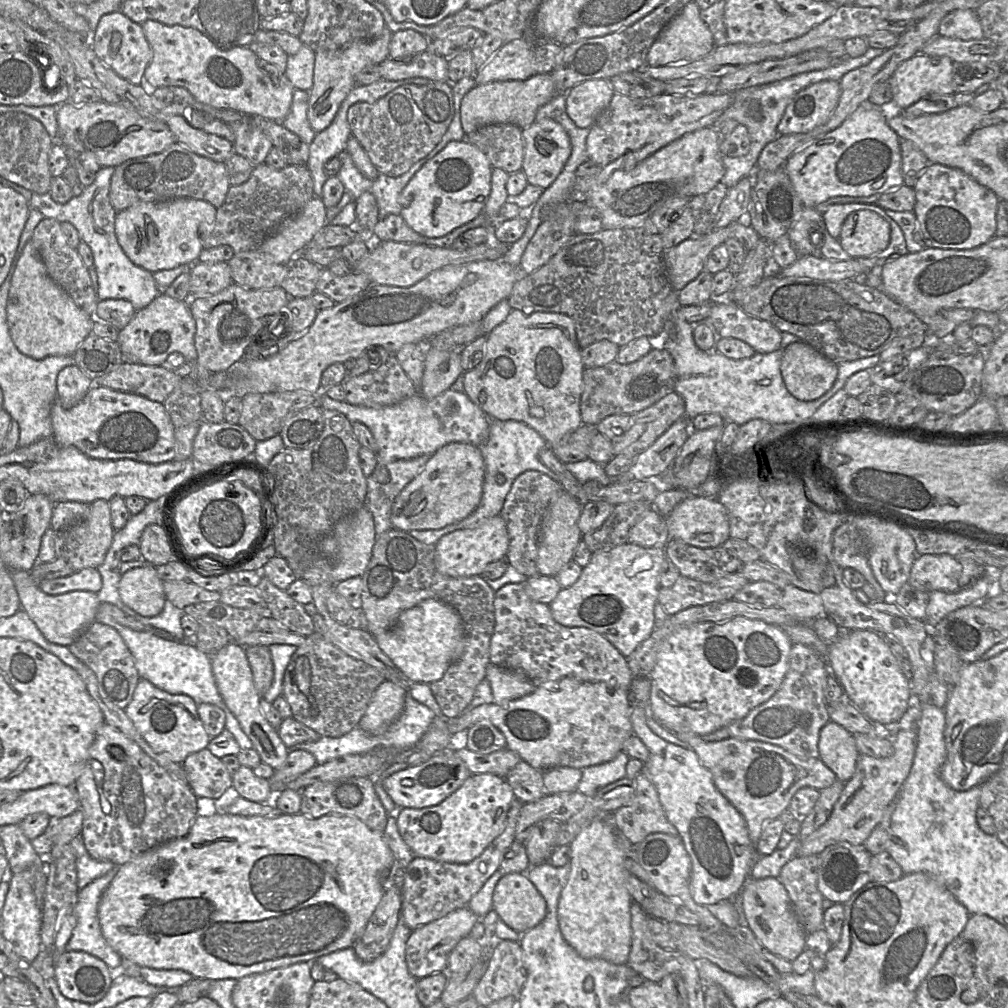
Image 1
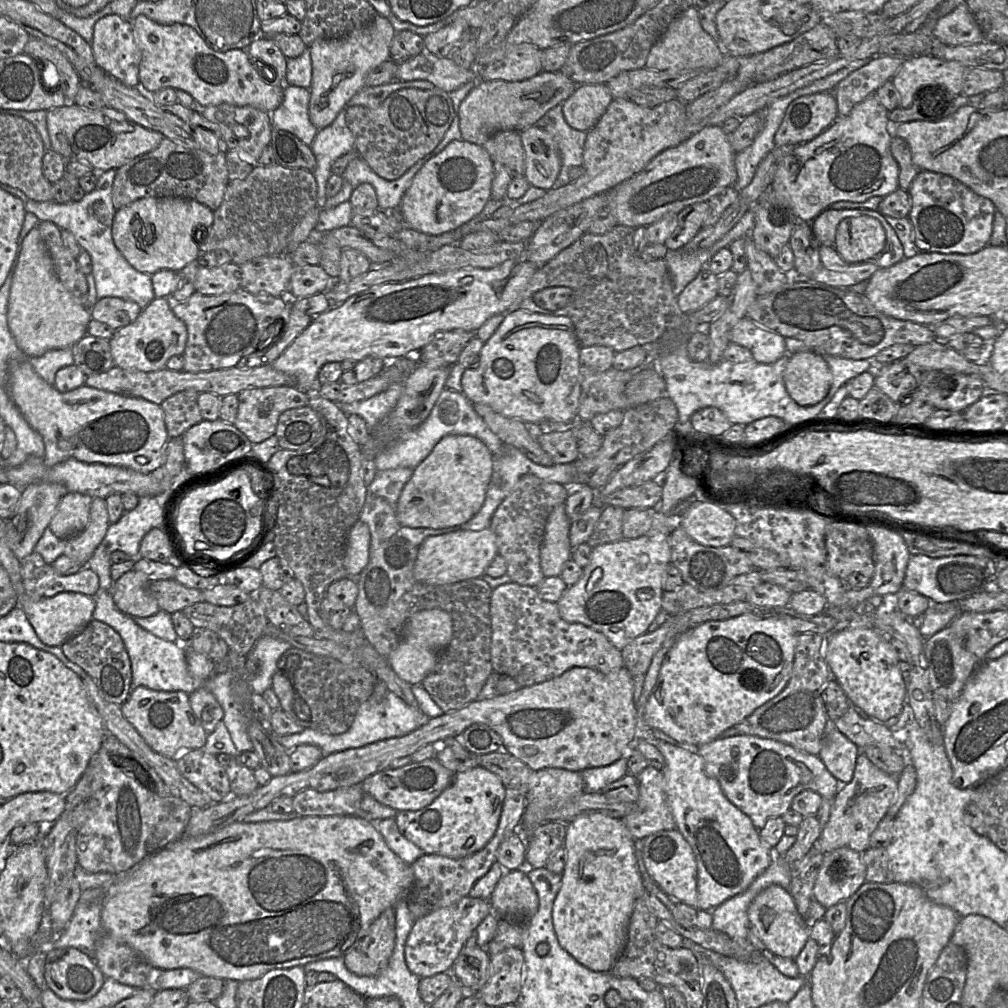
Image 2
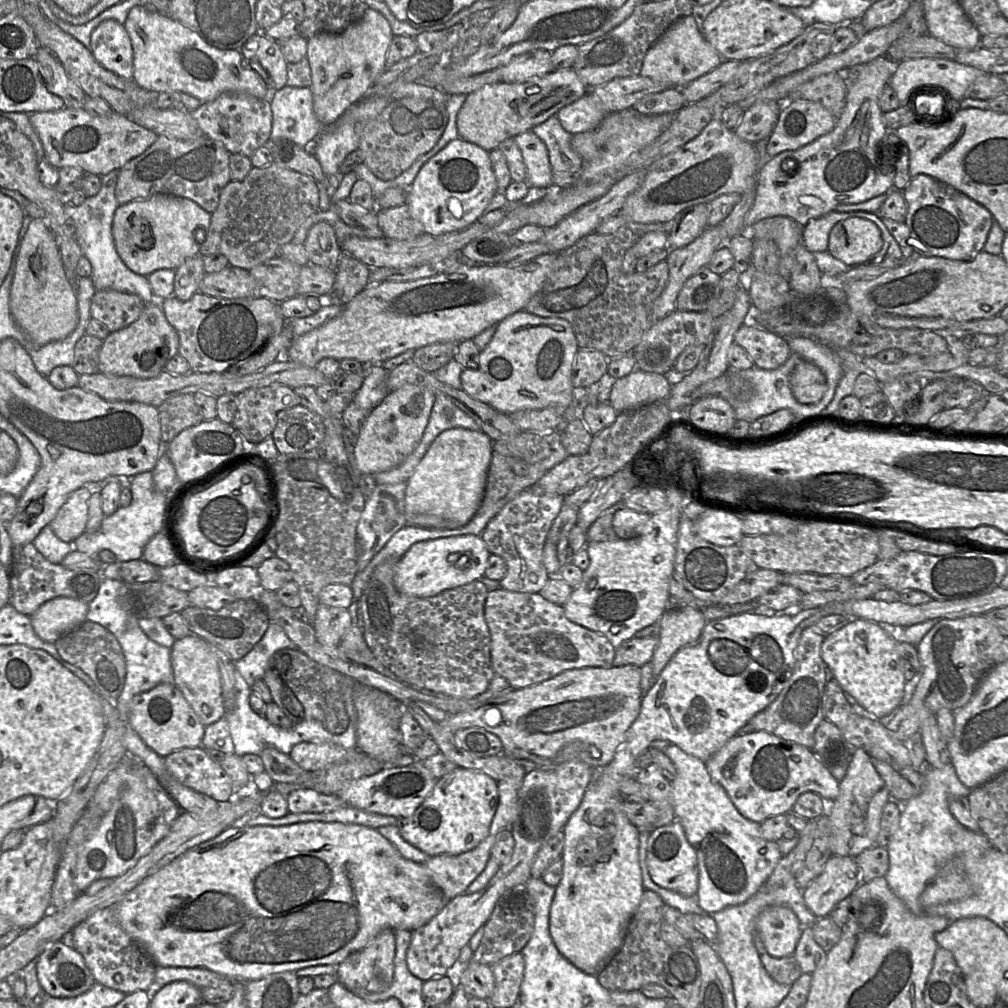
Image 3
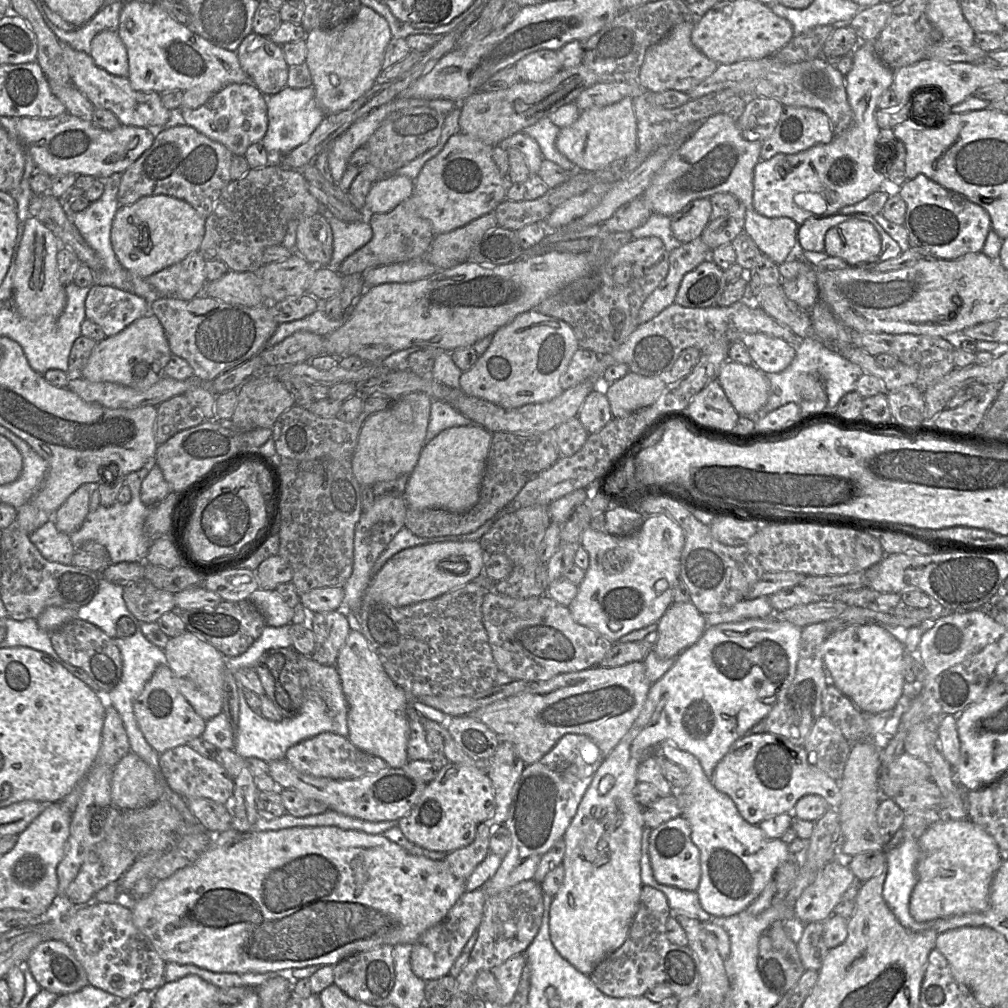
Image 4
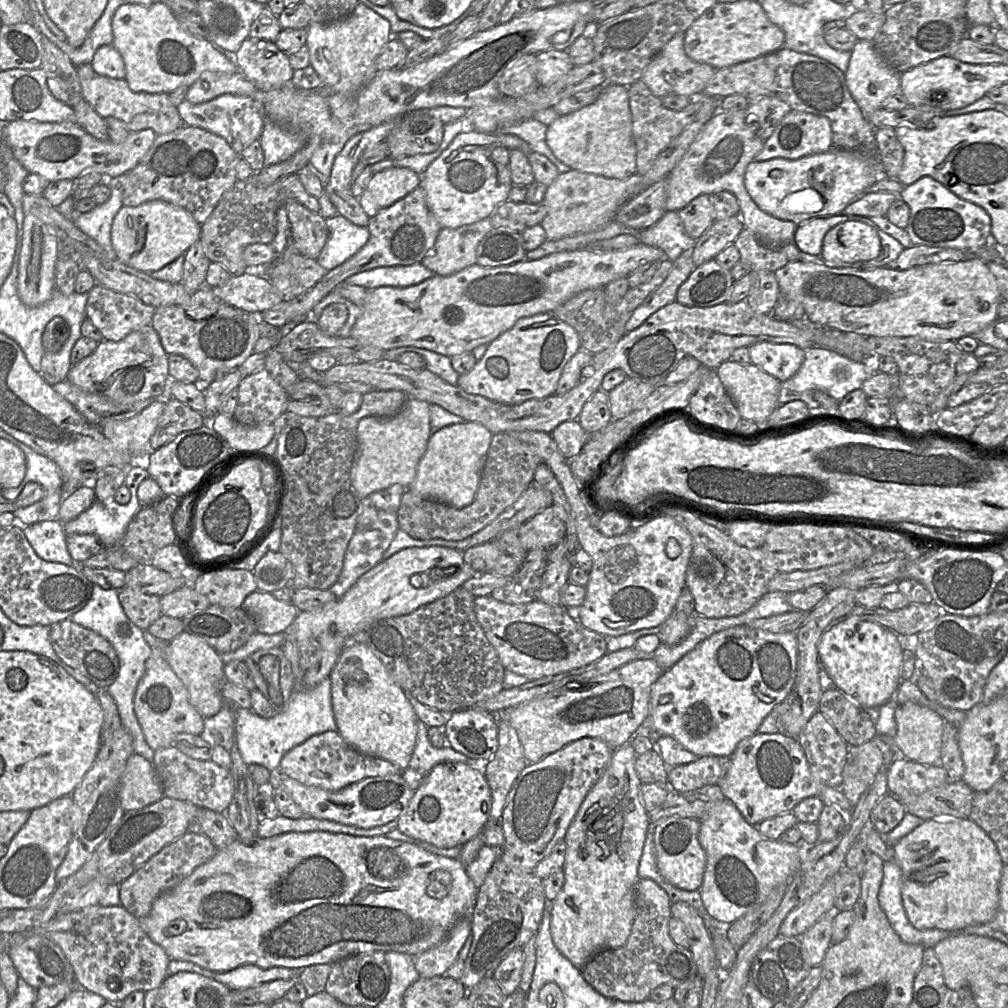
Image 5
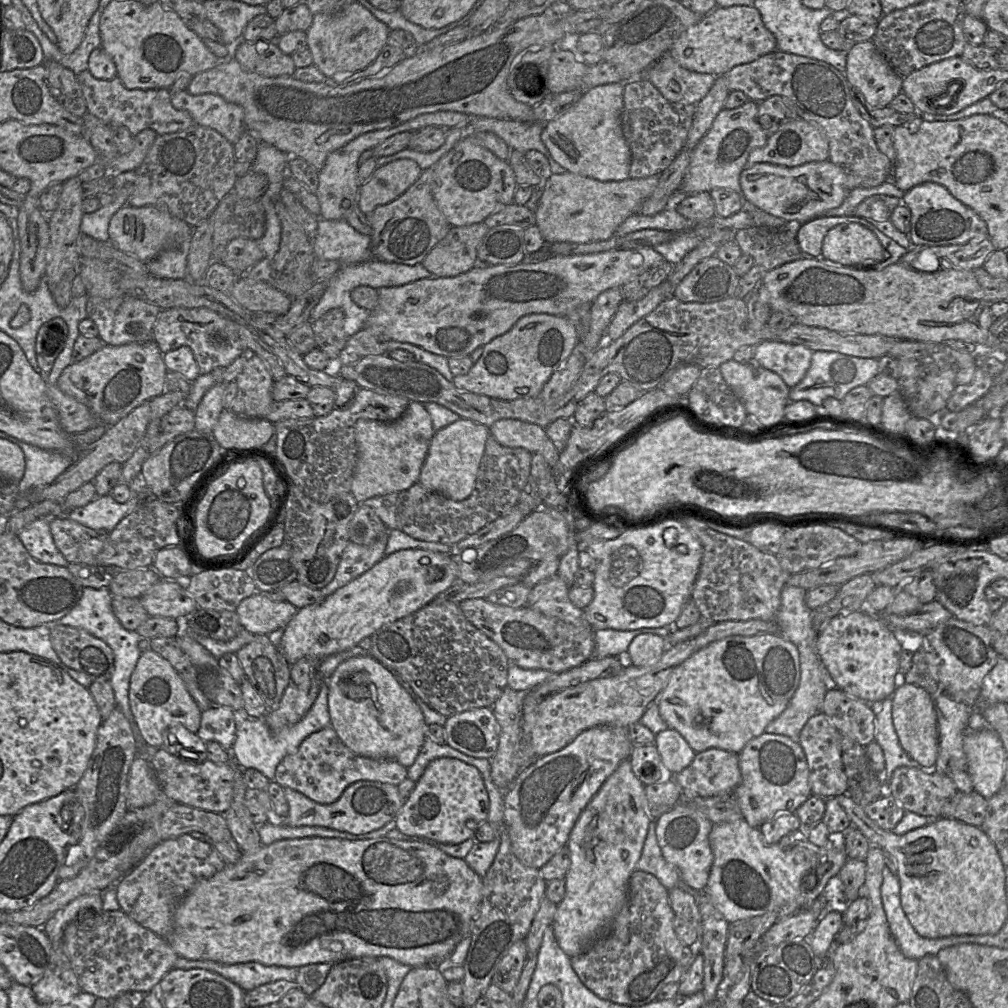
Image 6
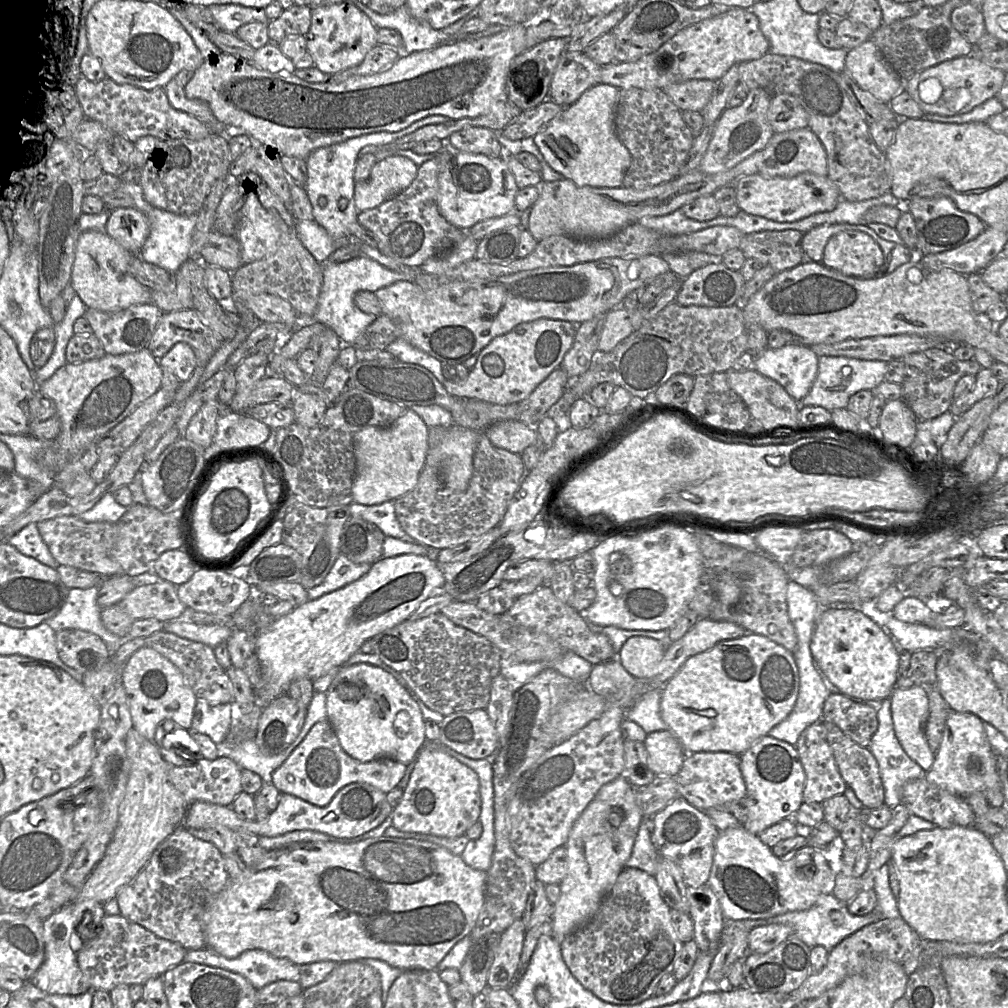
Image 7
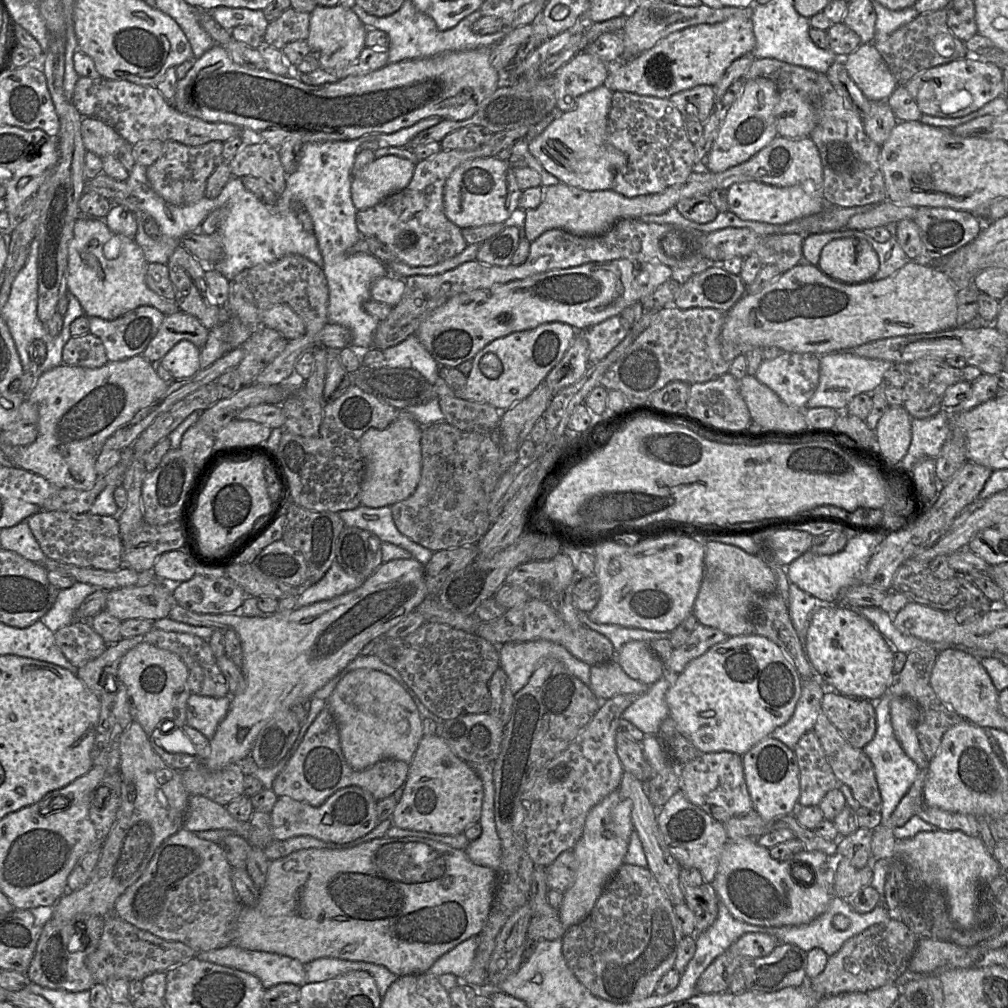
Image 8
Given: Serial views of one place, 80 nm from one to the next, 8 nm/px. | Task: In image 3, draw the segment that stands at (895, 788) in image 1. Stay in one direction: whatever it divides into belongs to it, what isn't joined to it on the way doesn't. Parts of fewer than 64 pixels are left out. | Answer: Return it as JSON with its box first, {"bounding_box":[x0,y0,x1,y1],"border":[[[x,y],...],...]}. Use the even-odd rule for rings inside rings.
{"bounding_box":[827,748,891,858],"border":[[[862,748],[850,749],[848,770],[840,782],[840,794],[829,803],[827,815],[831,824],[830,847],[833,854],[855,858],[876,845],[883,809],[891,796],[873,758]]]}

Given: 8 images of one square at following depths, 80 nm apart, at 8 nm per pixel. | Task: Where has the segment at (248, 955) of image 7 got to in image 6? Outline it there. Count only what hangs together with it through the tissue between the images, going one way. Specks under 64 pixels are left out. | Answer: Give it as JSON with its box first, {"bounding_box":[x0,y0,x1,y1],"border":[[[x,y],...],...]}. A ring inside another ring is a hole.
{"bounding_box":[173,956,298,992],"border":[[[180,956],[177,957],[173,968],[206,969],[234,982],[245,992],[277,980],[296,981],[298,974],[296,967],[268,966],[259,962],[224,964],[212,960],[191,960]]]}

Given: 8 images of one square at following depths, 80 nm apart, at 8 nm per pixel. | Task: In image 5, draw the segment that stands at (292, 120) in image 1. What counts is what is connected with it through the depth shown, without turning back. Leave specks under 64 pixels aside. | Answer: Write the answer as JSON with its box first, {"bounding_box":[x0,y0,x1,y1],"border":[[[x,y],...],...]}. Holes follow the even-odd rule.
{"bounding_box":[259,118,305,165],"border":[[[265,118],[264,127],[259,137],[264,153],[264,165],[280,163],[305,145],[303,136],[291,133],[273,121]]]}

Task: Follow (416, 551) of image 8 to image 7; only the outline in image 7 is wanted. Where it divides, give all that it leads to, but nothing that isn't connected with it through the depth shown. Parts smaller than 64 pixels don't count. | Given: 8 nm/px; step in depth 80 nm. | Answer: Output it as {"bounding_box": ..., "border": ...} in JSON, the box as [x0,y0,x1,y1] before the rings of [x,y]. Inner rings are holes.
{"bounding_box":[350,501,418,543],"border":[[[395,501],[377,505],[363,505],[353,502],[350,505],[351,517],[357,517],[376,524],[385,536],[391,536],[409,543],[418,543],[401,527],[395,513]]]}

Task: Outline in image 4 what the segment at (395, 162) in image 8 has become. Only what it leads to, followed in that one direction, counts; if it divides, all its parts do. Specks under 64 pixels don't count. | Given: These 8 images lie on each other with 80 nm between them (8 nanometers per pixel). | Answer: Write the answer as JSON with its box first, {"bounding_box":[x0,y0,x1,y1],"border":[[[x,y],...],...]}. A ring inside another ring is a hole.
{"bounding_box":[363,173,414,214],"border":[[[396,173],[374,182],[365,200],[363,211],[368,214],[386,213],[412,196],[414,180]]]}

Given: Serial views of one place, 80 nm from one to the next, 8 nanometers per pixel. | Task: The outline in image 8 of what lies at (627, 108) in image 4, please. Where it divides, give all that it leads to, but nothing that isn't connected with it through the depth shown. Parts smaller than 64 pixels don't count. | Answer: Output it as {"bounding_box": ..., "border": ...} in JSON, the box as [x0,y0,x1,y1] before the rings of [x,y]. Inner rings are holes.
{"bounding_box":[528,85,627,191],"border":[[[601,85],[582,94],[574,109],[562,112],[537,137],[528,150],[560,182],[587,191],[609,190],[616,172],[627,163],[626,155],[608,141],[607,122],[613,91]]]}

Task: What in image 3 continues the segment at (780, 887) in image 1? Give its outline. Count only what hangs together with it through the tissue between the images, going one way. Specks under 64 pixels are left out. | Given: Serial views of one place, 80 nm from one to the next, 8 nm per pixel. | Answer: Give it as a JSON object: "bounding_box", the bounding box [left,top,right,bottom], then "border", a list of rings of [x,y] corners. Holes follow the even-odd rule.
{"bounding_box":[755,906,803,958],"border":[[[769,906],[759,914],[755,928],[767,952],[782,958],[794,955],[803,926],[789,907]]]}

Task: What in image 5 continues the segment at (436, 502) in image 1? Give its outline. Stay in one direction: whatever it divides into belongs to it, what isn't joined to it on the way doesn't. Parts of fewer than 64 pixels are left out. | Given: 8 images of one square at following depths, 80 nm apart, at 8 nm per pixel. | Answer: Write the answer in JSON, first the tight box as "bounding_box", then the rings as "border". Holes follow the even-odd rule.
{"bounding_box":[409,421,493,508],"border":[[[470,421],[451,424],[435,432],[428,441],[426,452],[418,464],[416,479],[409,488],[424,498],[455,508],[470,505],[479,487],[493,435],[484,425]]]}

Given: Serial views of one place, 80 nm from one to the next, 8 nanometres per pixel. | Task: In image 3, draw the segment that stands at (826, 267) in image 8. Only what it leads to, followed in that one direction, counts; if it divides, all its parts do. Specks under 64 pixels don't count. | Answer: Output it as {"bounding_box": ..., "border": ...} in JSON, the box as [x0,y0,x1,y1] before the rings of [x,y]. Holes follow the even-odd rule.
{"bounding_box":[827,218,882,268],"border":[[[848,218],[836,223],[830,233],[827,251],[849,268],[868,263],[882,248],[877,225],[862,218]]]}

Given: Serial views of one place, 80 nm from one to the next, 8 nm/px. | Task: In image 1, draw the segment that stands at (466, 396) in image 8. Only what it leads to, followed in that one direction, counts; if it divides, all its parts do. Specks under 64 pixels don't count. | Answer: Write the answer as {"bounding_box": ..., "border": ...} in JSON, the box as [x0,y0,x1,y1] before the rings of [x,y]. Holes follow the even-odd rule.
{"bounding_box":[463,308,583,448],"border":[[[512,308],[506,319],[487,334],[480,364],[463,373],[464,392],[490,418],[522,422],[537,431],[551,448],[564,435],[582,425],[580,399],[583,372],[581,348],[571,317],[563,313],[524,312]]]}

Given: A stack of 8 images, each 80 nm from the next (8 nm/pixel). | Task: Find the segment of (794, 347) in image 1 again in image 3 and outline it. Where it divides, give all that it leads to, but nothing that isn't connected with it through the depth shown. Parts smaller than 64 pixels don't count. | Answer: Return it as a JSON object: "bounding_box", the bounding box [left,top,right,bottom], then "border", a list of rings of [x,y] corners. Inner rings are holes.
{"bounding_box":[790,360,827,404],"border":[[[801,360],[790,374],[790,388],[799,403],[816,404],[827,390],[826,377],[818,366]]]}

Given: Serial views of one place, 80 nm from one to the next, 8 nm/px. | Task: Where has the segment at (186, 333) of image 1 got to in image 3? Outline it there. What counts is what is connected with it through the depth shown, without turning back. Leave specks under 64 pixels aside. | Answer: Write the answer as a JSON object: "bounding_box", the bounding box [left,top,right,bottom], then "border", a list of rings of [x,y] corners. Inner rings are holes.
{"bounding_box":[99,301,179,379],"border":[[[160,301],[146,304],[140,316],[130,325],[110,333],[104,340],[99,354],[101,373],[149,379],[158,376],[166,363],[178,353],[179,336],[168,322]]]}

